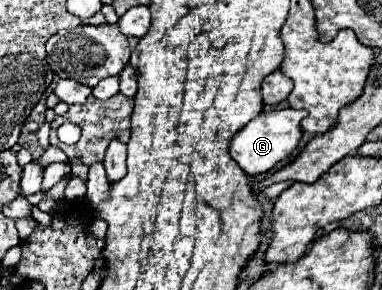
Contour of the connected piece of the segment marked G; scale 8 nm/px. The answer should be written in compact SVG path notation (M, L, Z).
M292 107L258 113L252 121L248 121L230 139L230 155L232 155L232 159L248 175L266 173L268 169L272 169L278 161L288 157L298 147L298 141L302 137L302 129L300 129L302 117L306 117L306 109L292 109Z

